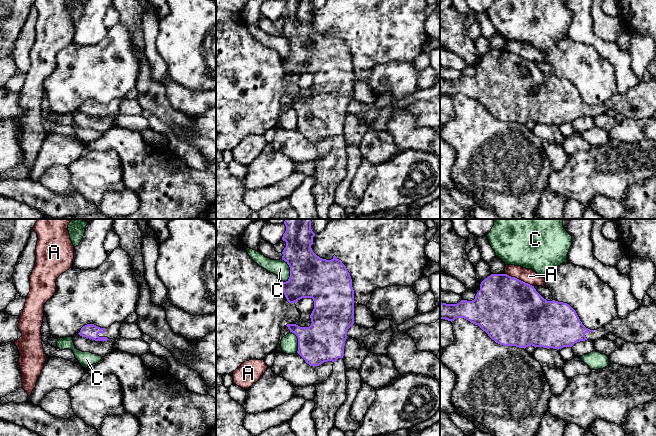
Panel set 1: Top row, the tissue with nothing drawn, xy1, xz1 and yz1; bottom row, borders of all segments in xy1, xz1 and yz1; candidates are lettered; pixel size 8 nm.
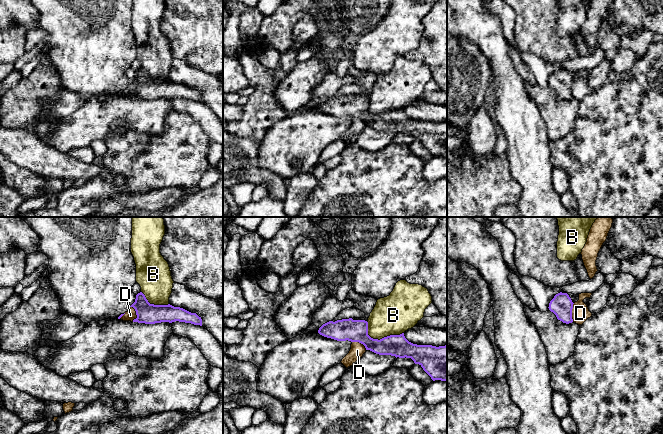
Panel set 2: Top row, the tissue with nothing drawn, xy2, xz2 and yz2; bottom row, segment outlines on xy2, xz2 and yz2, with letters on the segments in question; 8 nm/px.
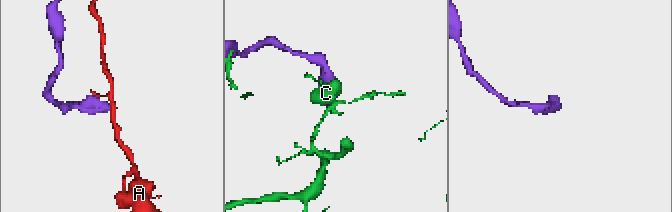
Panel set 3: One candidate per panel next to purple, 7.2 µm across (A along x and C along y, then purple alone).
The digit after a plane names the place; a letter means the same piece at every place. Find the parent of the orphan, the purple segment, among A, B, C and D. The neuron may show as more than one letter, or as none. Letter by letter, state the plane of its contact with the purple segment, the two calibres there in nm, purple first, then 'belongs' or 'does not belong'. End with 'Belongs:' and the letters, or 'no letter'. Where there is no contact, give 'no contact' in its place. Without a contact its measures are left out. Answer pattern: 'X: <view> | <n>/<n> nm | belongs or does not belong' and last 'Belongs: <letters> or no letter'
A: yz1 | 500/120 nm | does not belong
B: xz2 | 180/320 nm | does not belong
C: xz1 | 340/130 nm | does not belong
D: yz2 | 180/140 nm | does not belong
Belongs: no letter

